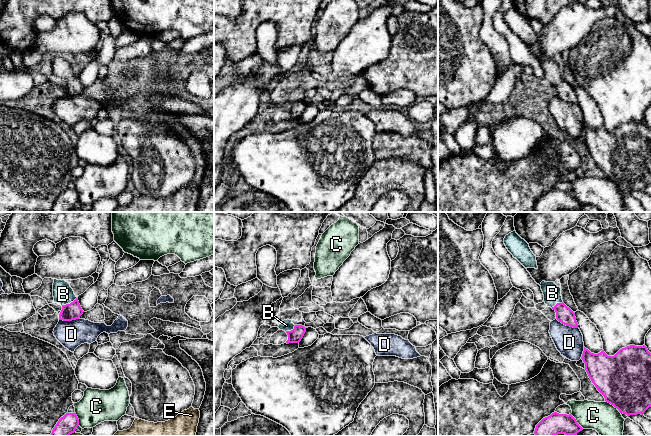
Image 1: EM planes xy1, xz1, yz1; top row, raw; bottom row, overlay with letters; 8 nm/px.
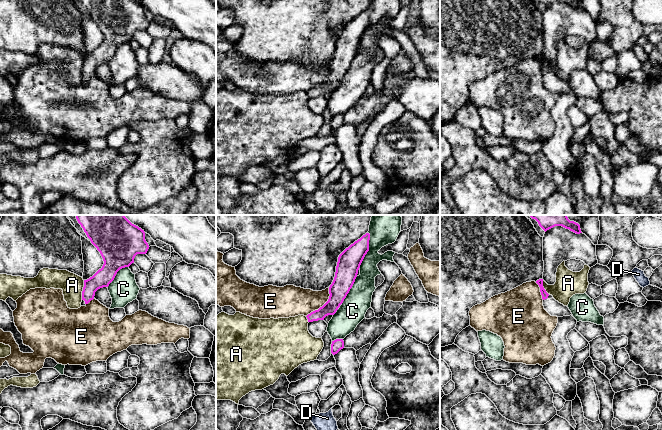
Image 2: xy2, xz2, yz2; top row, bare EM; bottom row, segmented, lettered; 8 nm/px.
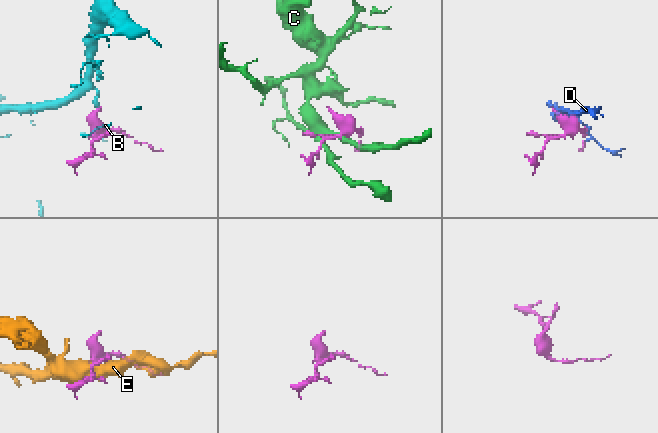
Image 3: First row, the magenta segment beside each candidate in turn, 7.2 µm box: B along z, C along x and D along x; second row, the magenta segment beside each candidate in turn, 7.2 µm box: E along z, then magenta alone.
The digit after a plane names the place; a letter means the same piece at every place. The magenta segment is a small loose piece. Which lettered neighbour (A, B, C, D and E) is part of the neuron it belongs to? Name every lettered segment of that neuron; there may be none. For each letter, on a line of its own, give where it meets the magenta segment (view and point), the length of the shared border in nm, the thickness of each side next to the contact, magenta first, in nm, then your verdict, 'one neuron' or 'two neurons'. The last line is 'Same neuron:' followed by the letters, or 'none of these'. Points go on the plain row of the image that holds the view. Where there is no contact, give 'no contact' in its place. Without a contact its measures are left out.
A: contact xy2 (83, 66); length 160 nm; calibres 150 and 180 nm; two neurons
B: contact xy1 (68, 80); length 140 nm; calibres 140 and 160 nm; one neuron
C: contact xz2 (368, 26); length 300 nm; calibres 190 and 180 nm; two neurons
D: contact yz1 (567, 101); length 190 nm; calibres 140 and 220 nm; two neurons
E: contact xz2 (324, 80); length 320 nm; calibres 160 and 240 nm; two neurons
Same neuron: B

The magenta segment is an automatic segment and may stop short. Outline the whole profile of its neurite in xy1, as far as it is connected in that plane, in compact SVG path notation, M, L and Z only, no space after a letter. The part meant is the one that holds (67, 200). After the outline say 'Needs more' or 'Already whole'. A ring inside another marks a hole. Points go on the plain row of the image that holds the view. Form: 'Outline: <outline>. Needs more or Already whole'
Outline: M66 189L53 204L51 212L69 212L78 202L79 195L76 189Z. Already whole

